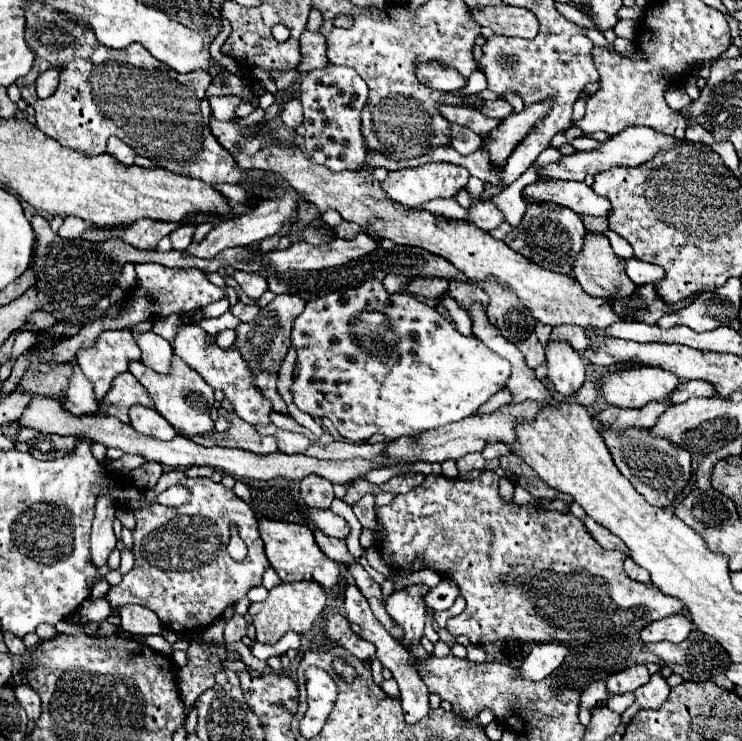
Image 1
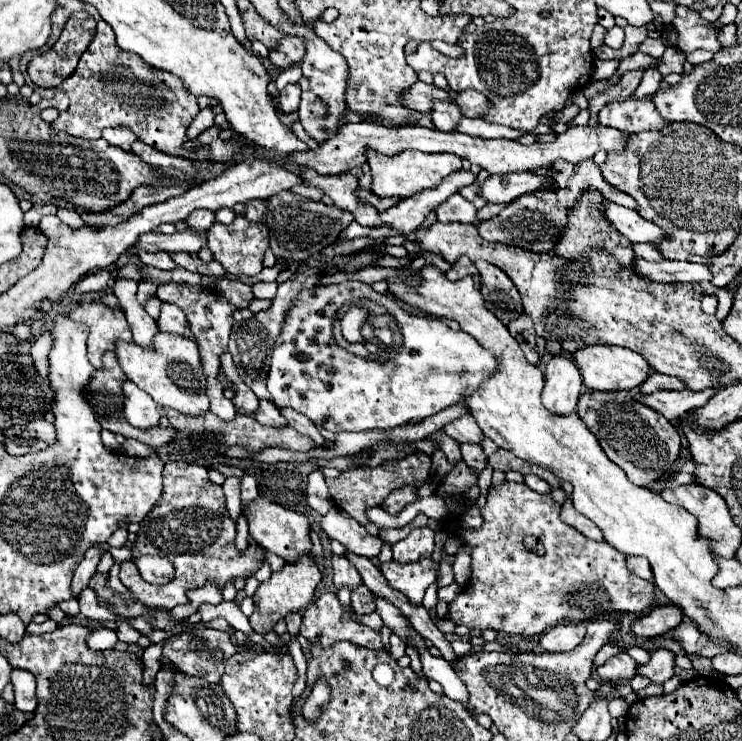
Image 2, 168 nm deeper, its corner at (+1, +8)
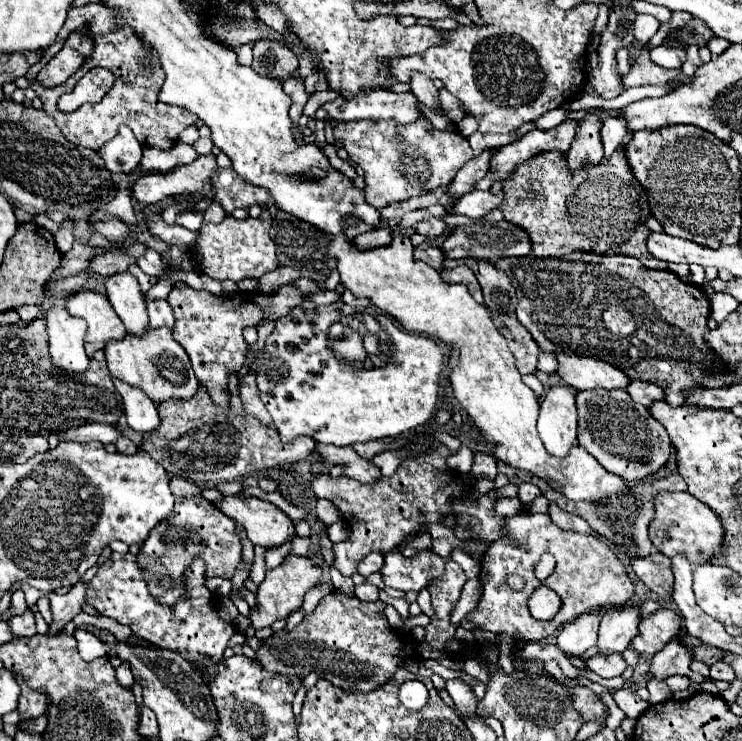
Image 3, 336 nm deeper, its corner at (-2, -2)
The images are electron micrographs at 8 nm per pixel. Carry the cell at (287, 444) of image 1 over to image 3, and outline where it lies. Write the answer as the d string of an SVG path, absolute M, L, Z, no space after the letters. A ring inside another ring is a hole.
M250 371L240 379L240 399L242 399L244 407L246 407L246 411L250 411L252 415L260 417L262 423L266 423L268 427L272 427L272 419L266 413L266 409L262 407L262 401L258 397L258 387L256 387L254 373L250 373Z

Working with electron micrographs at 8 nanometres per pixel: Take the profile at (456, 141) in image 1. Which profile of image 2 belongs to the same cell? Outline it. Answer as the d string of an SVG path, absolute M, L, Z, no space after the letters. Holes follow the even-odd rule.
M435 101L431 117L433 117L433 123L435 123L435 127L439 131L449 133L449 131L455 131L457 129L459 121L463 119L463 113L453 103L439 103L439 101Z

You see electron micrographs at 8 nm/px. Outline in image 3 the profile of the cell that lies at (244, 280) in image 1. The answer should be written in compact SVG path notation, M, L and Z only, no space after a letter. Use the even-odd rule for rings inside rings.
M262 209L262 215L252 219L234 219L234 217L226 217L222 223L212 225L212 223L204 223L198 231L196 241L192 243L194 247L194 257L200 263L202 273L206 273L212 279L224 281L242 281L246 277L250 279L260 279L264 273L270 273L280 265L280 261L276 259L276 245L270 239L270 223L272 217L266 209Z

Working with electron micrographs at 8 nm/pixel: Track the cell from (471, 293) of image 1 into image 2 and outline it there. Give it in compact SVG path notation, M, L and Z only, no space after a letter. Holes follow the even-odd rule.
M459 257L457 263L451 267L451 271L447 273L449 281L459 281L461 277L473 277L473 281L479 285L479 273L477 273L477 267L473 265L473 261L469 257Z

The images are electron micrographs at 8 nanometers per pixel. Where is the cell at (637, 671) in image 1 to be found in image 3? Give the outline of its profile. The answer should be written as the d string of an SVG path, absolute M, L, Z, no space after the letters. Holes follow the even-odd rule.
M612 653L612 655L592 655L590 659L586 659L586 667L590 671L594 671L596 675L600 677L616 677L616 675L622 675L624 669L626 669L626 661L622 659L620 653Z

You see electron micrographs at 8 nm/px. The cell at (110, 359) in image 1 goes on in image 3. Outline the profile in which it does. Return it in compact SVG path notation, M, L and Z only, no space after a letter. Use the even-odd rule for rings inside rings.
M80 289L76 295L66 299L66 309L74 317L82 317L88 323L86 331L86 353L92 357L94 351L104 349L110 339L124 339L126 329L120 323L118 315L112 311L108 297L92 289Z

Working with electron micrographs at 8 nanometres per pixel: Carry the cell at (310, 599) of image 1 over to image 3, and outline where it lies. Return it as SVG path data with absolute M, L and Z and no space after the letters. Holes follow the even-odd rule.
M288 555L278 567L268 569L264 581L258 585L256 591L256 607L250 611L250 621L256 629L270 627L276 619L288 617L292 611L296 611L302 605L302 599L308 589L312 589L322 579L320 565L310 557L296 557Z

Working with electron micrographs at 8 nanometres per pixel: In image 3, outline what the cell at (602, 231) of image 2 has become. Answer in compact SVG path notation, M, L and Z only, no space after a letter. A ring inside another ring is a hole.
M620 145L610 157L604 157L596 167L580 167L580 171L568 171L566 163L568 159L564 151L546 151L518 165L512 177L502 183L504 203L500 207L504 219L528 231L528 237L532 237L532 255L562 257L572 251L592 251L600 255L630 255L650 269L666 269L668 263L648 253L646 239L650 229L646 227L646 219L652 217L648 195L644 195L644 189L640 183L636 183L636 177L624 159L624 145Z

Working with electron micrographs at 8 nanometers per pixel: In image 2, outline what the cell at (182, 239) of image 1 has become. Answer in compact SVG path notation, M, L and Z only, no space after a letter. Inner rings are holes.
M197 209L193 211L187 219L187 229L197 229L197 231L207 231L213 223L215 223L215 213L207 211L207 209Z

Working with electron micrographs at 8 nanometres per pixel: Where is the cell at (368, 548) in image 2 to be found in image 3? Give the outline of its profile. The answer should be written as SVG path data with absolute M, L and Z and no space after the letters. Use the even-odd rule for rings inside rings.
M370 553L358 563L358 573L360 575L372 575L384 567L384 557L380 553Z

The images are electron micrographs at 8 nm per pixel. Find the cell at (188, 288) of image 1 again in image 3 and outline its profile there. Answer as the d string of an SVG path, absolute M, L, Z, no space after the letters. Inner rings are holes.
M146 249L144 257L138 259L138 267L140 267L146 275L158 277L158 275L162 273L162 261L160 261L160 255L158 255L154 249Z

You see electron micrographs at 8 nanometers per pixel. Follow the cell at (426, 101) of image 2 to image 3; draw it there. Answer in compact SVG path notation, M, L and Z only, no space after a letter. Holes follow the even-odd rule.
M358 91L352 99L340 99L322 105L330 119L396 119L398 123L412 123L422 113L412 93L390 93L390 91Z

